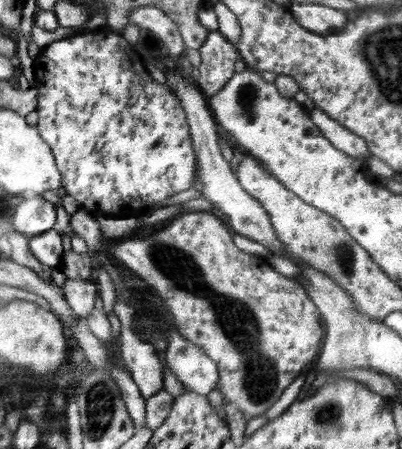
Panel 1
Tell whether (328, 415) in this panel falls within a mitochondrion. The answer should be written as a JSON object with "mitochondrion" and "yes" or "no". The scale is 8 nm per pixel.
{"mitochondrion":"yes"}

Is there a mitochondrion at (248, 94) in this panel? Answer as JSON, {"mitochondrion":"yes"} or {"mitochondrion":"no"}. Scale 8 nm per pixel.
{"mitochondrion":"yes"}

